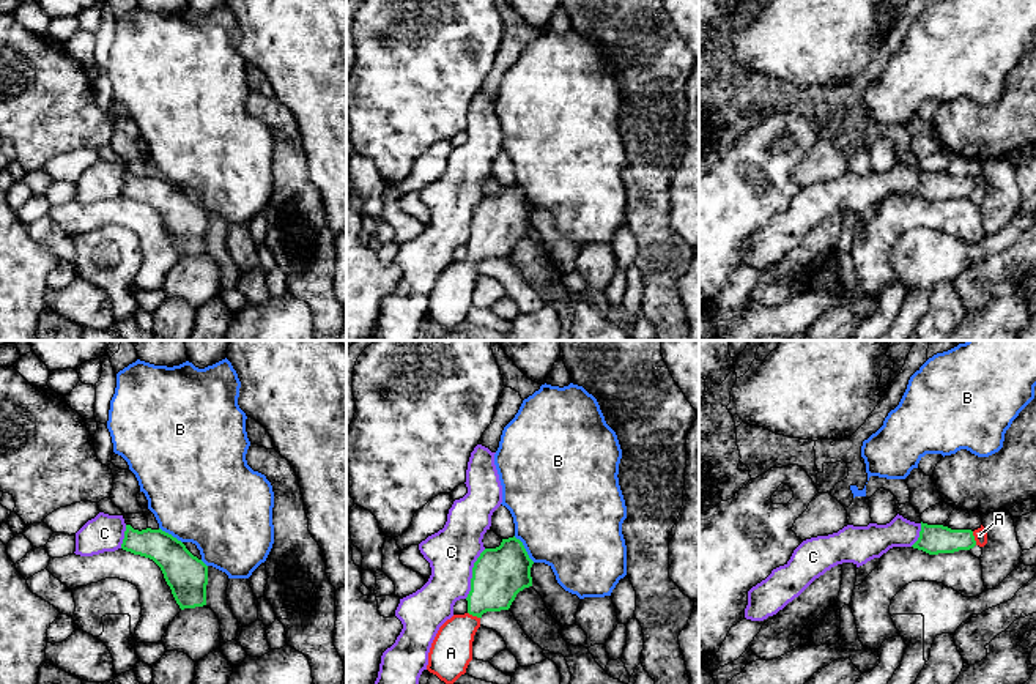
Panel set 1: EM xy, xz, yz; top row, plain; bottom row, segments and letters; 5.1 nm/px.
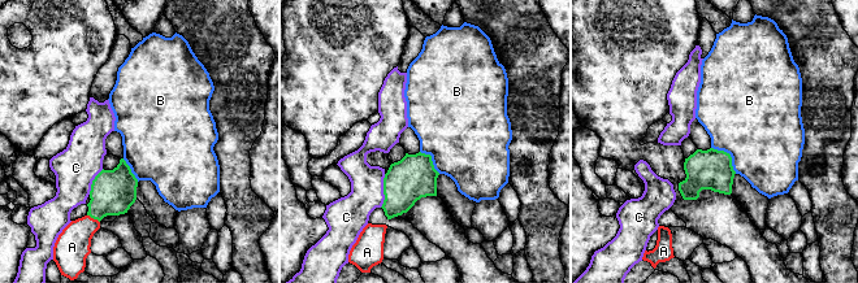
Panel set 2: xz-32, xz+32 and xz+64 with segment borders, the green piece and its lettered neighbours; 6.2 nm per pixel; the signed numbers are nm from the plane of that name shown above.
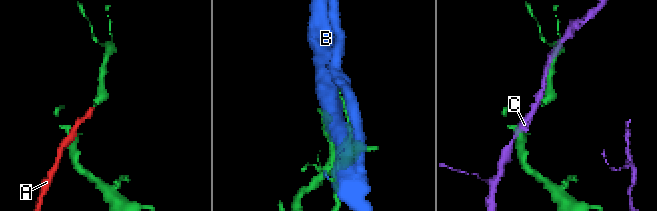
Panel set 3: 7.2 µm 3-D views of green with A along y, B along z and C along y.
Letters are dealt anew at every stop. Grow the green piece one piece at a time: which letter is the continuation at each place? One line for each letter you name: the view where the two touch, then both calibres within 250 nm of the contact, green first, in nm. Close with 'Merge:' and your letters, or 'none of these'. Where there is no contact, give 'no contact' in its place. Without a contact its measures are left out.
A: meets green in yz; 150 nm thick on the green side, 70 nm on the other
Merge: A

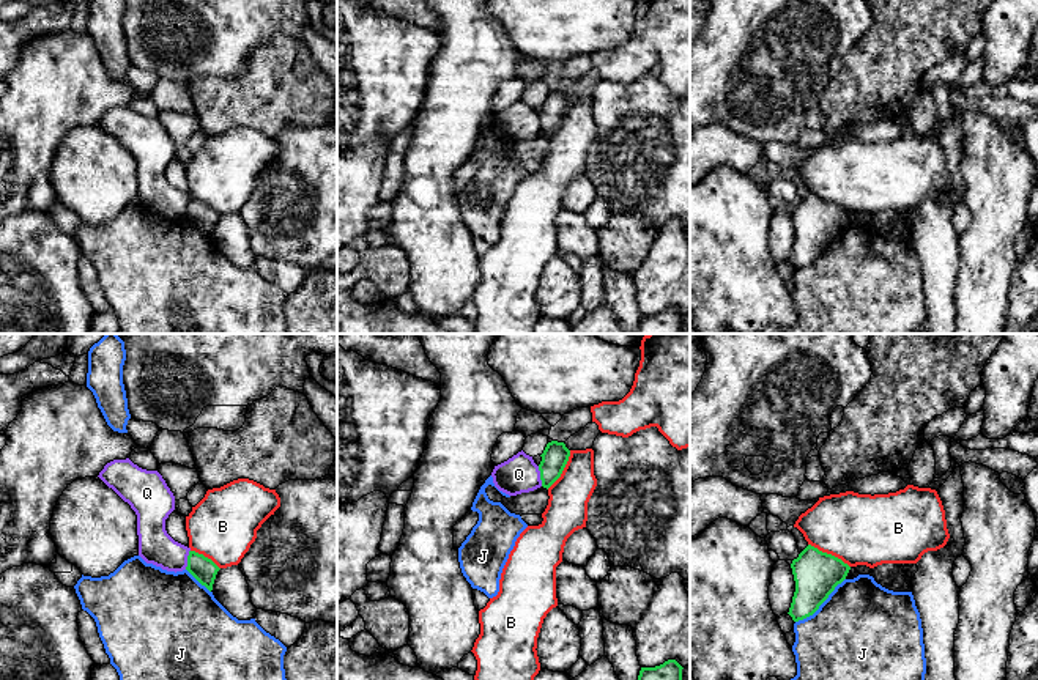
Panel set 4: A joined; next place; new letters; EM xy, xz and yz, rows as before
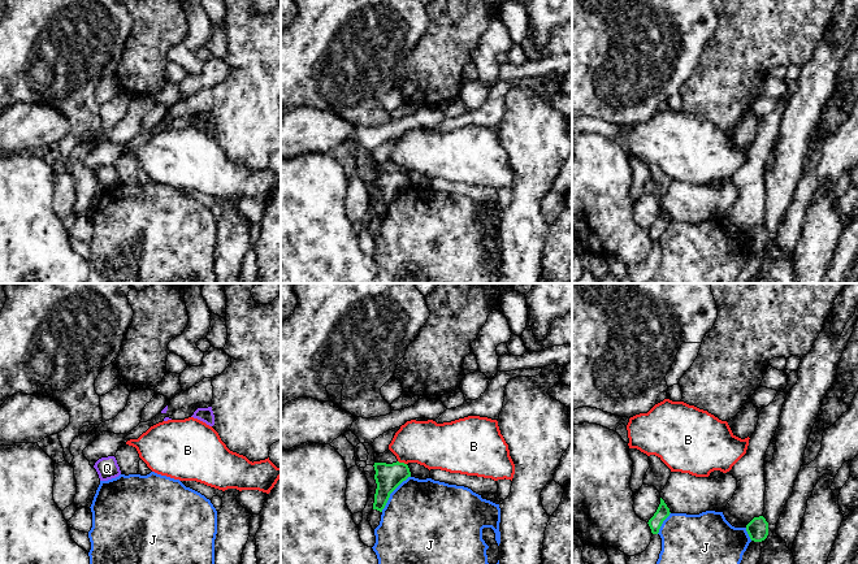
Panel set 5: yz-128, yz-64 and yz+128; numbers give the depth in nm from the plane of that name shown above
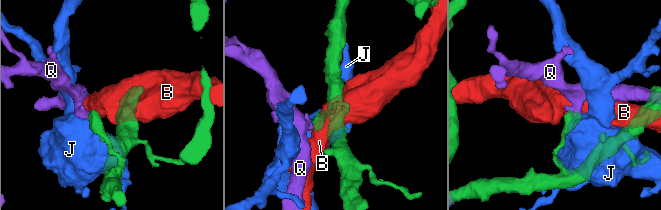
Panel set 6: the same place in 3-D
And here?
Merge: none of these

